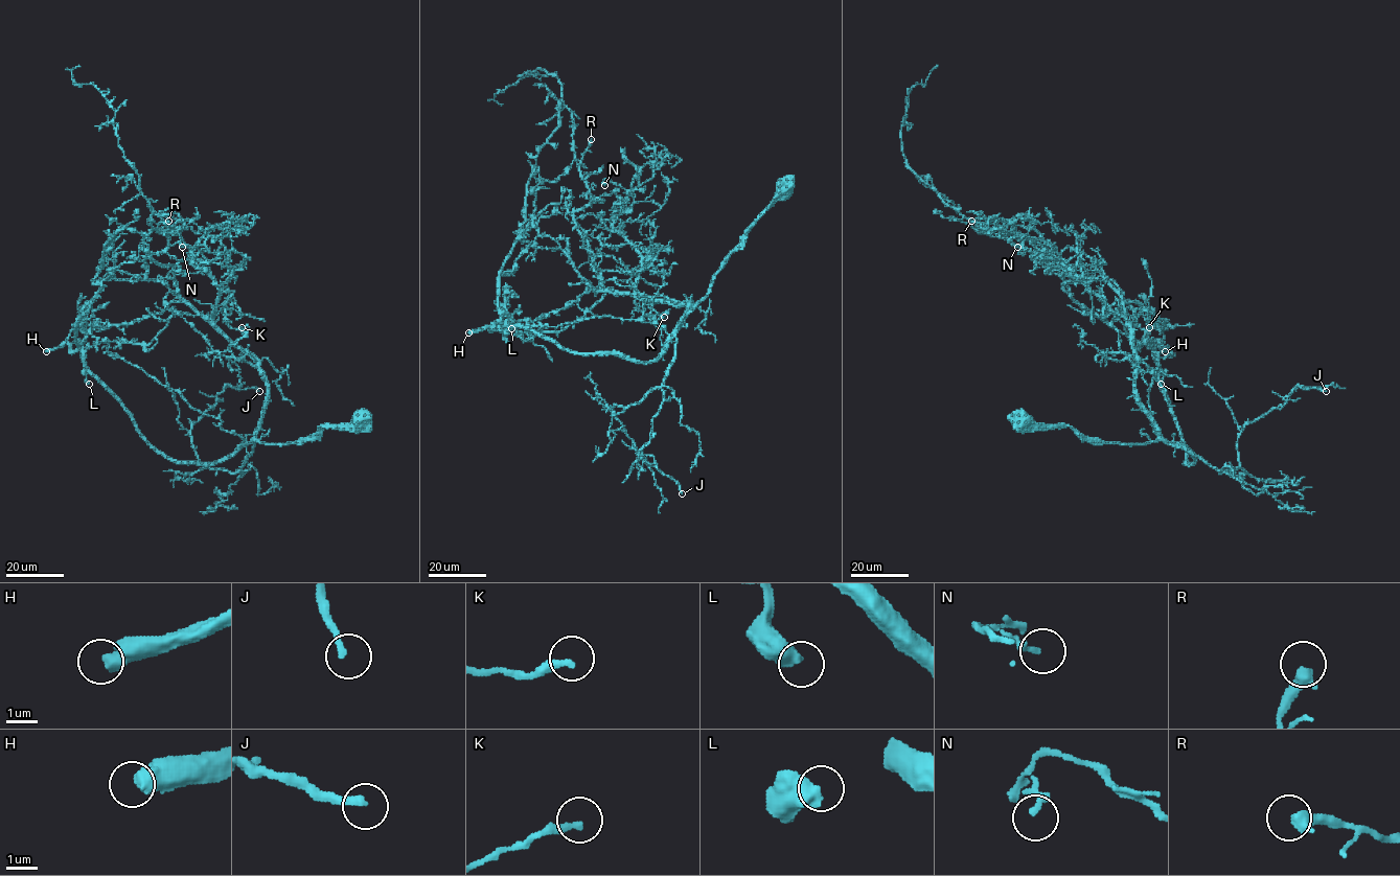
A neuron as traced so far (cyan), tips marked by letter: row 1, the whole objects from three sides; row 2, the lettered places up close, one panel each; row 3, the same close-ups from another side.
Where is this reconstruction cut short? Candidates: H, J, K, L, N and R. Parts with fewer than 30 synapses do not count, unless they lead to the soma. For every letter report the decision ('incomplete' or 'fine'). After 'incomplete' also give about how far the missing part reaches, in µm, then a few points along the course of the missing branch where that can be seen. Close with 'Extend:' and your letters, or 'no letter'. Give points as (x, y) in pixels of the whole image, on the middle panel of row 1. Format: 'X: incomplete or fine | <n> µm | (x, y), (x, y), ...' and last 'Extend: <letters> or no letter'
H: incomplete | 140 µm
J: incomplete | 30 µm | (682, 493), (700, 546), (698, 561), (695, 565)
K: fine
L: fine
N: fine
R: fine
Extend: H, J

